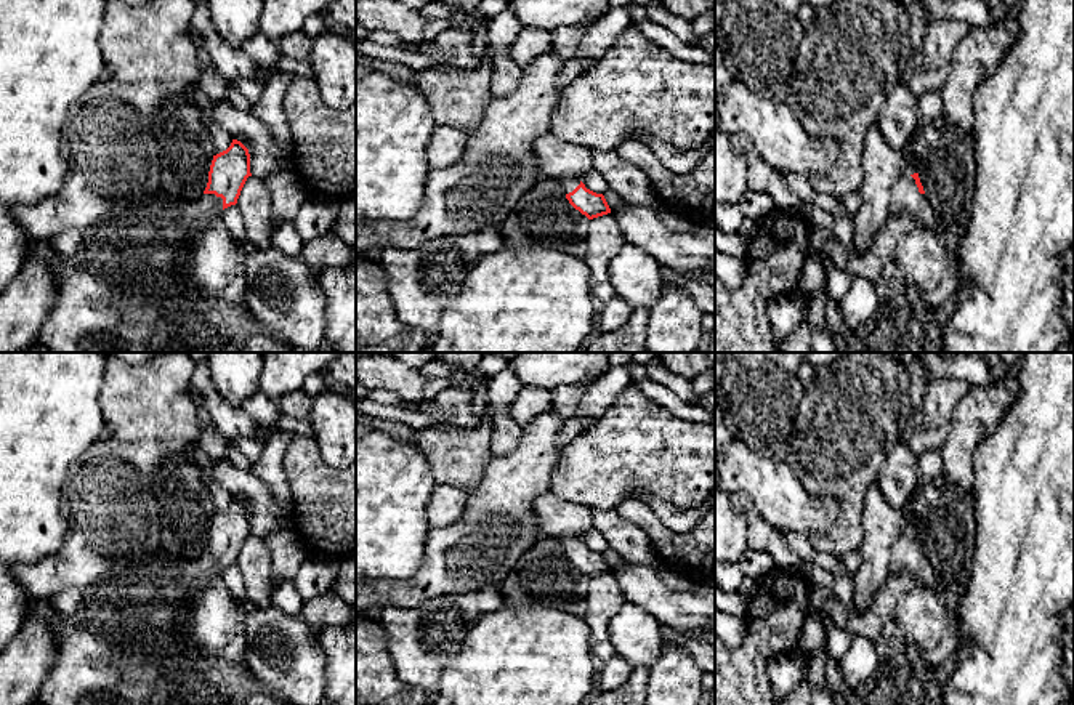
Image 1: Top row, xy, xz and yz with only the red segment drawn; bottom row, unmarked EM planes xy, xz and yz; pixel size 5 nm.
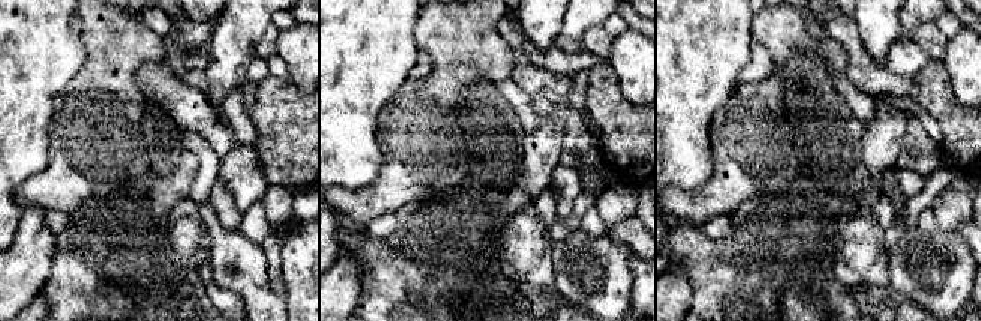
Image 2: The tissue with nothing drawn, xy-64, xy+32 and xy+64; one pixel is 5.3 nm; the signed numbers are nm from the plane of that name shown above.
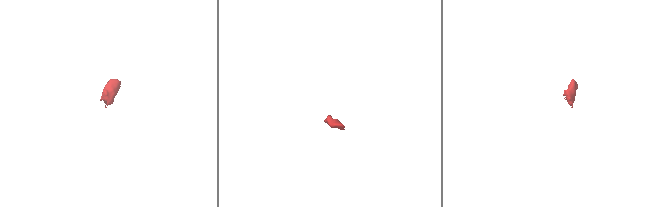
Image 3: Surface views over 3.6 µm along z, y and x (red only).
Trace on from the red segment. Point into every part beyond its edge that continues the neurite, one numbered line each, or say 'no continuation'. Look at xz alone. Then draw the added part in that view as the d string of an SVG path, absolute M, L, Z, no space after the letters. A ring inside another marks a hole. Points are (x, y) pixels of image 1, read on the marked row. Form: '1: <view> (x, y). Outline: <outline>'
1: xz (568, 183). Outline: M564 176L555 181L564 189L566 194L572 192L580 184L580 178L575 176Z

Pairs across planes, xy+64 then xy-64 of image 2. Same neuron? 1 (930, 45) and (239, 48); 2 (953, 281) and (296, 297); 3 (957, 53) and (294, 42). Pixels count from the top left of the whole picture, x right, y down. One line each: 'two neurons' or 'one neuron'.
1: two neurons
2: two neurons
3: one neuron

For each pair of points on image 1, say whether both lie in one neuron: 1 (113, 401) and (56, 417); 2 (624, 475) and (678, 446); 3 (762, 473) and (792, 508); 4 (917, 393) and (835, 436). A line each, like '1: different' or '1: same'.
1: different
2: same
3: same
4: different

